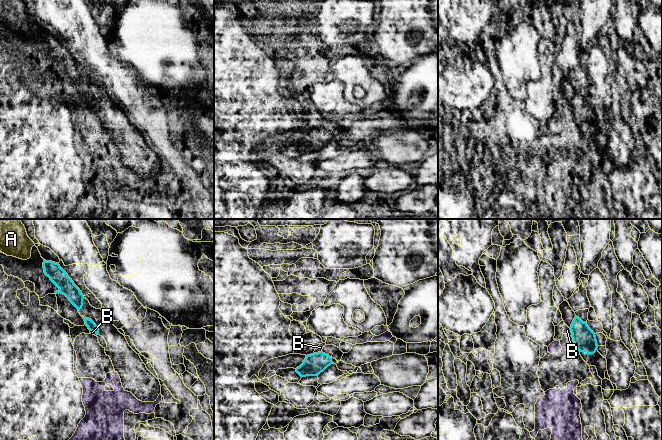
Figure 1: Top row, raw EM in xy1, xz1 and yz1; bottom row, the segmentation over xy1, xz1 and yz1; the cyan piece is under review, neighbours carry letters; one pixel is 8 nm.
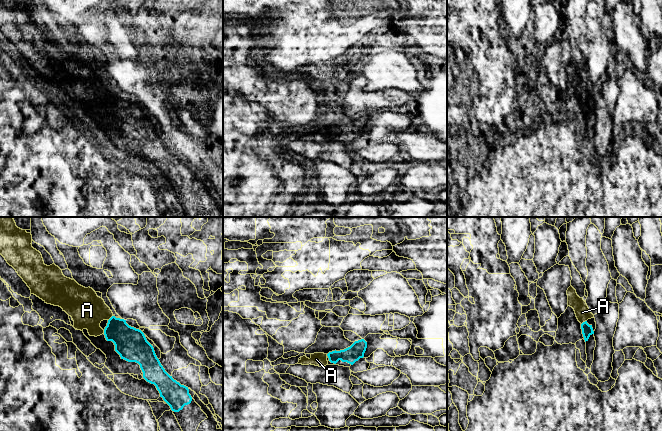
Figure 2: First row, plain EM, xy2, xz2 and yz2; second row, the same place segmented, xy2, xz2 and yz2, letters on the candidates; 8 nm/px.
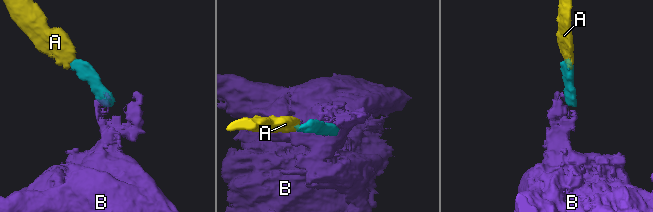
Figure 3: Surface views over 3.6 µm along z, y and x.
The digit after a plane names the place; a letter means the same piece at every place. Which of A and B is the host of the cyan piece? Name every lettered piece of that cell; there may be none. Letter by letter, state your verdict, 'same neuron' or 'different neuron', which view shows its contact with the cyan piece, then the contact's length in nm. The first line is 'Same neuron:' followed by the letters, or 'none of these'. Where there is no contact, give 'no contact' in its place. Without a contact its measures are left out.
Same neuron: A
A: same neuron; contact in yz2; length 60 nm
B: different neuron; contact in xz1; length 70 nm

